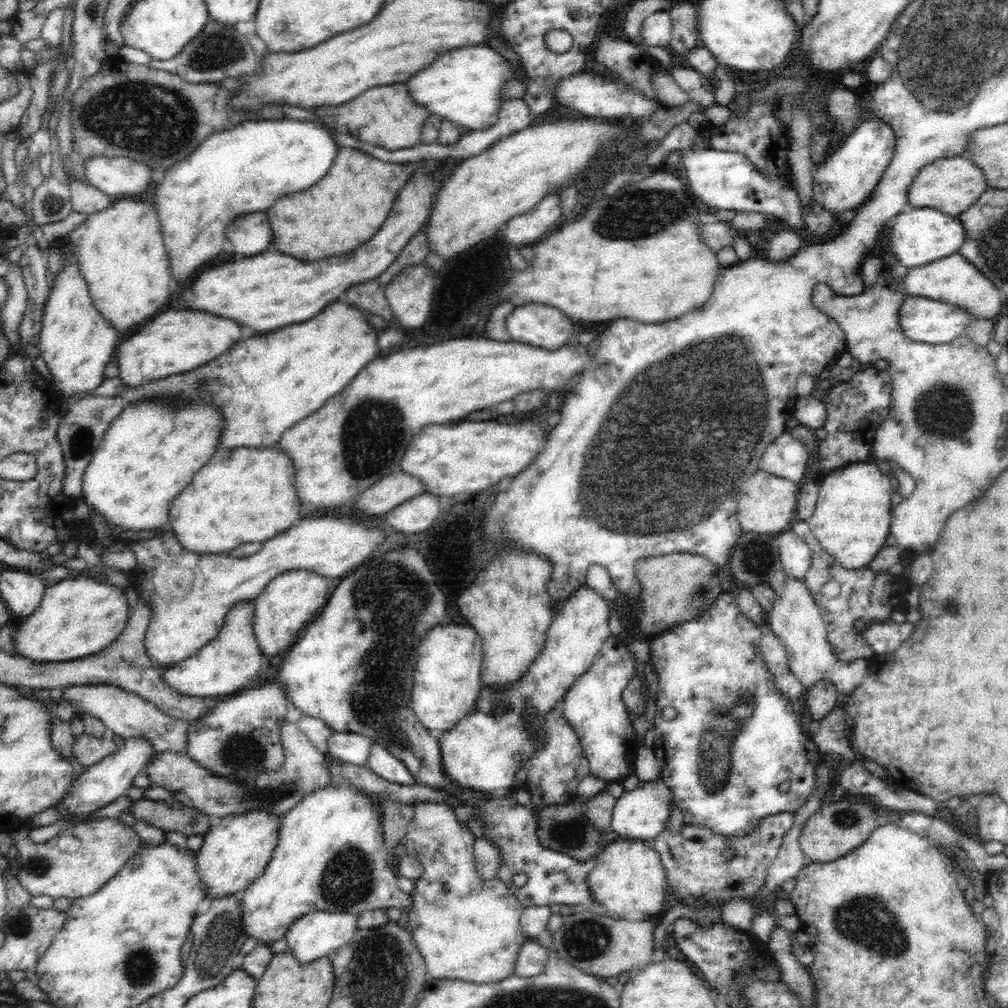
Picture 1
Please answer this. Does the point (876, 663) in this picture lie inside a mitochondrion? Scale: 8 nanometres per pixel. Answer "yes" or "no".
no

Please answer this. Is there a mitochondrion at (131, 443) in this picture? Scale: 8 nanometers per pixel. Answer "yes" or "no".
no

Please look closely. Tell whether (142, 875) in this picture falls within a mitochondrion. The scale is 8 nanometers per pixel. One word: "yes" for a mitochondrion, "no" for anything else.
no

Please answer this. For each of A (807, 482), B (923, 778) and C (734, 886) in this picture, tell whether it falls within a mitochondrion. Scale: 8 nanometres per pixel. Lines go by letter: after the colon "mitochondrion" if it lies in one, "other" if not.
A: other
B: other
C: other

